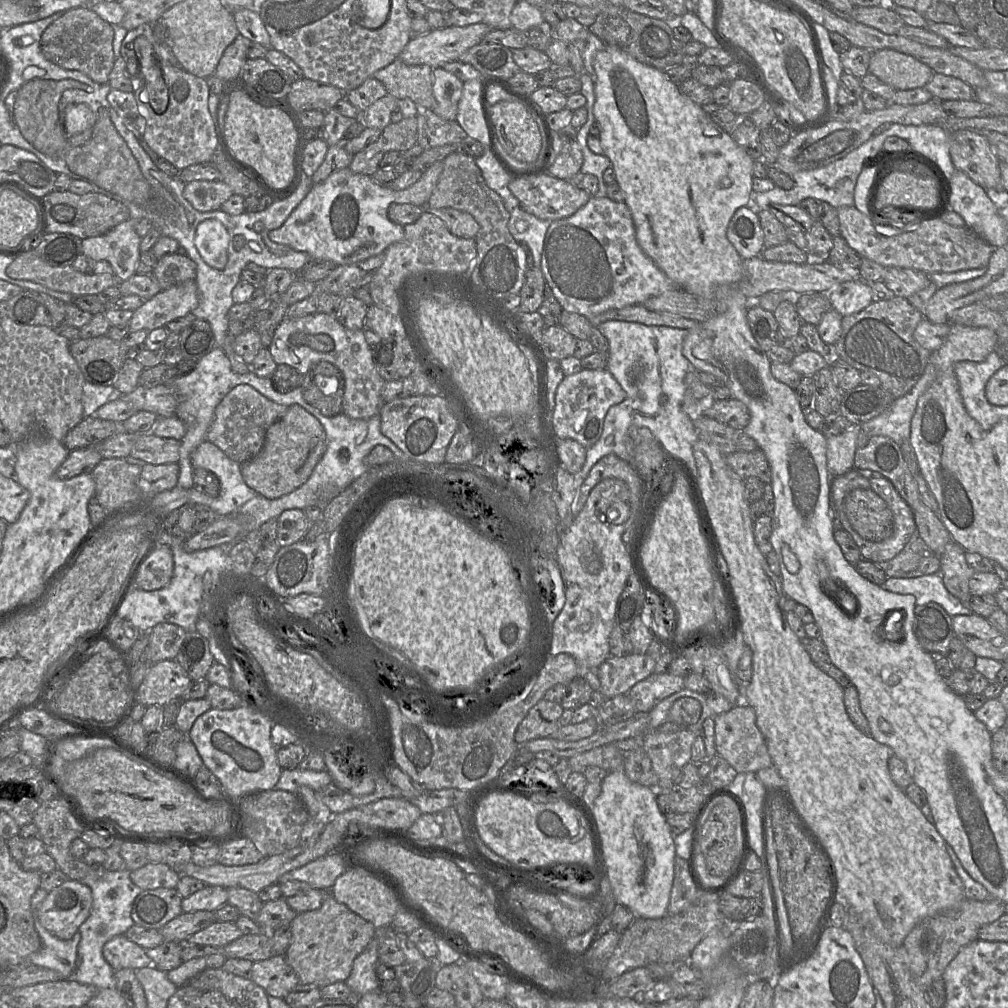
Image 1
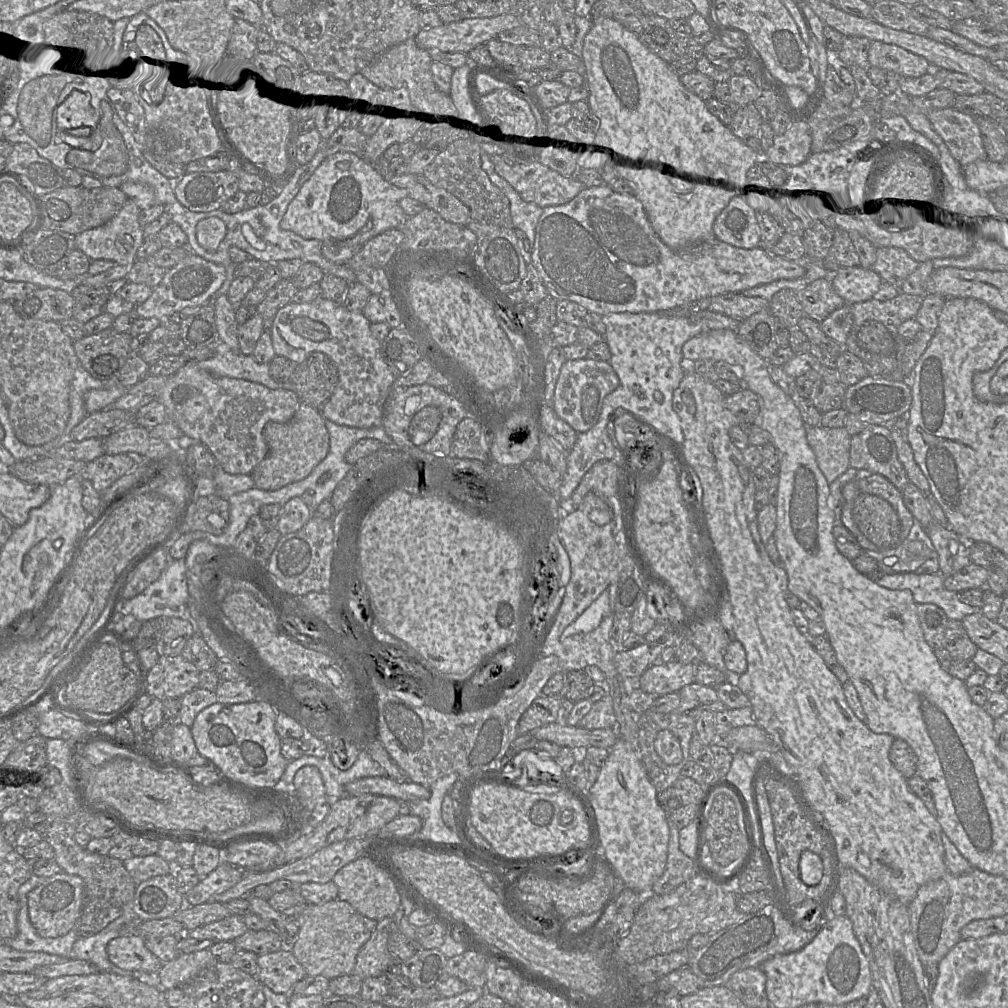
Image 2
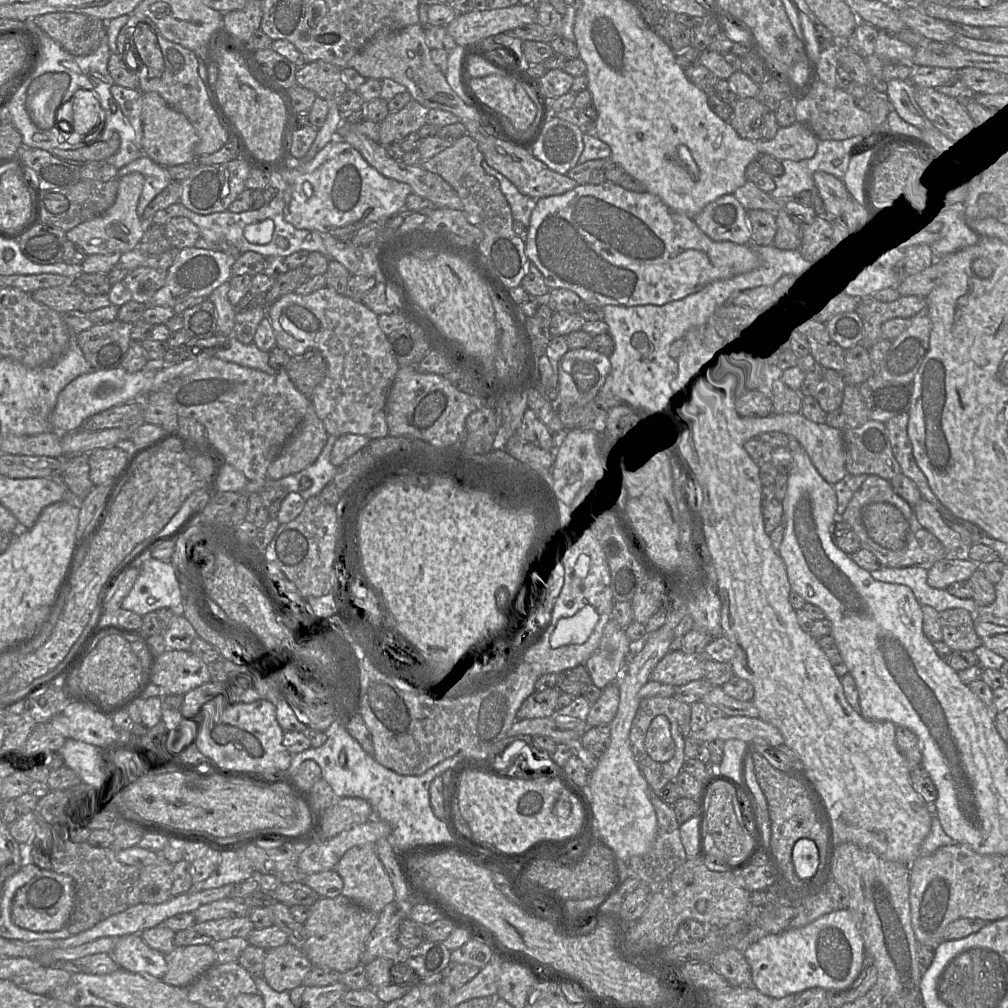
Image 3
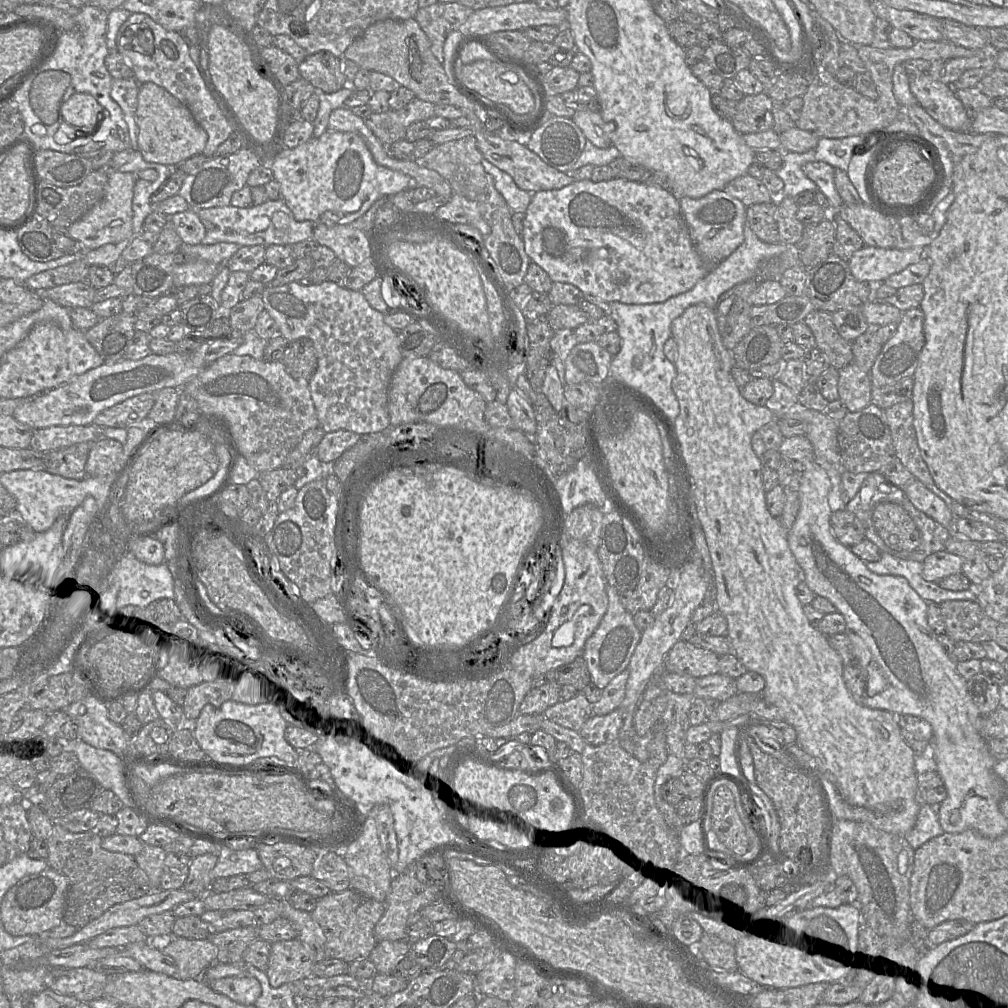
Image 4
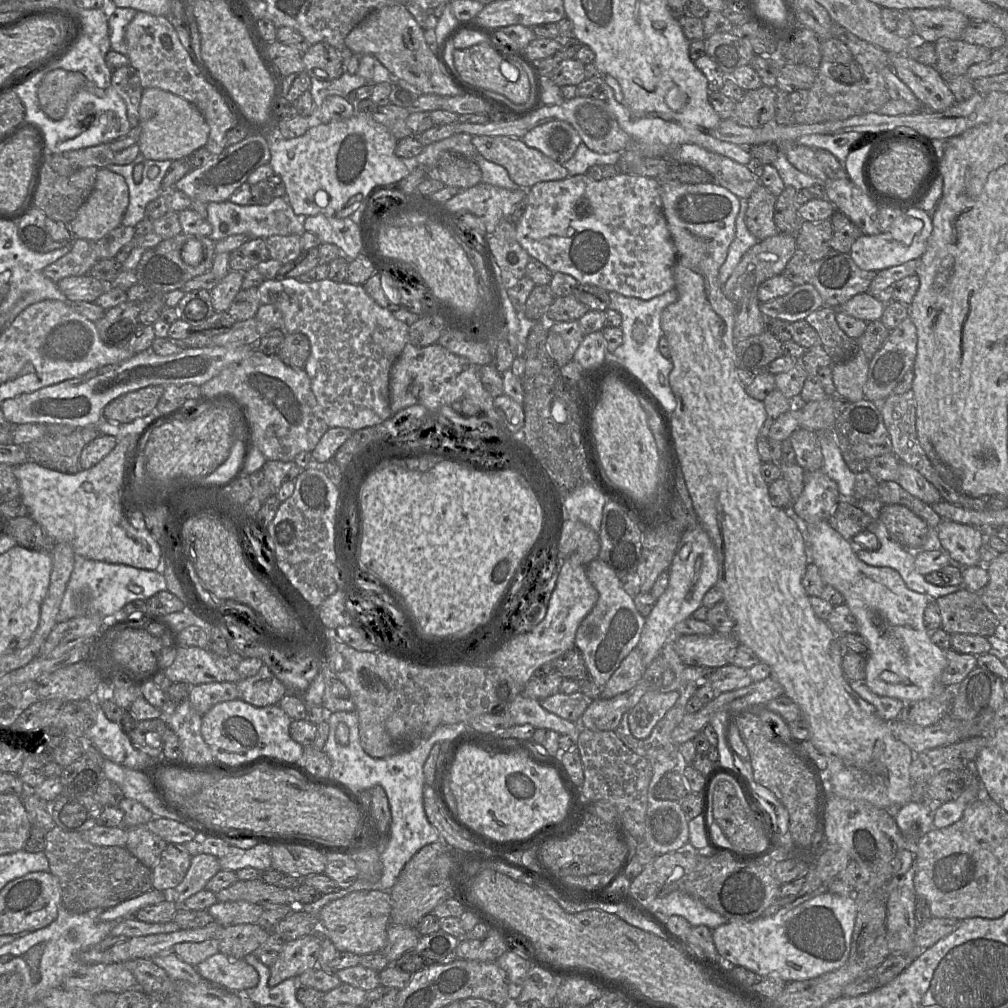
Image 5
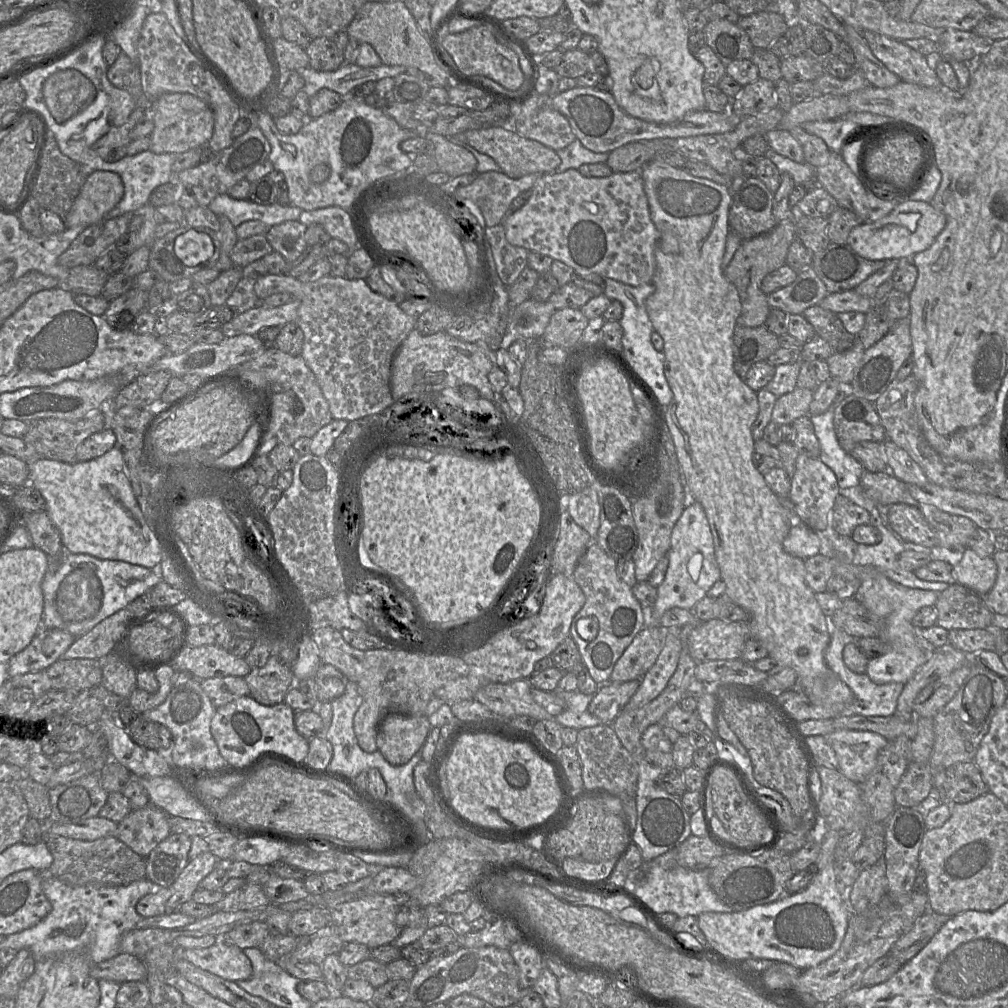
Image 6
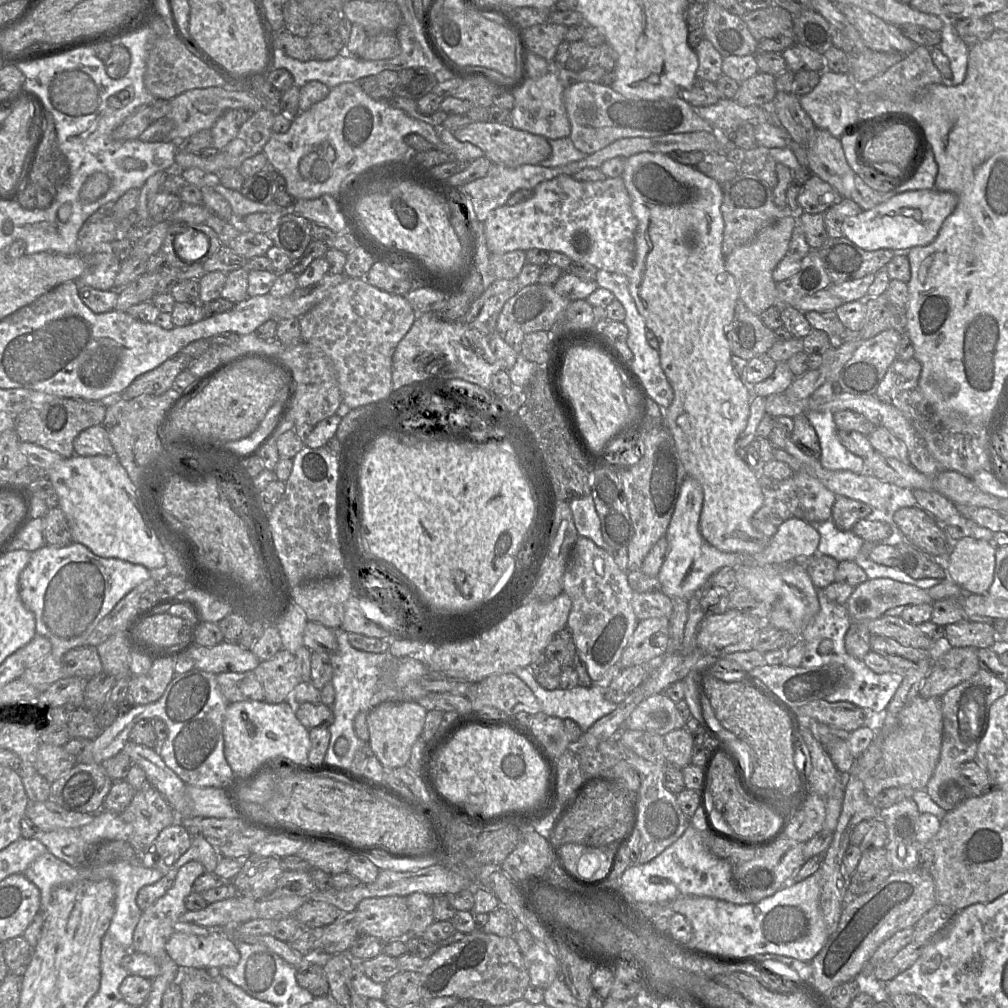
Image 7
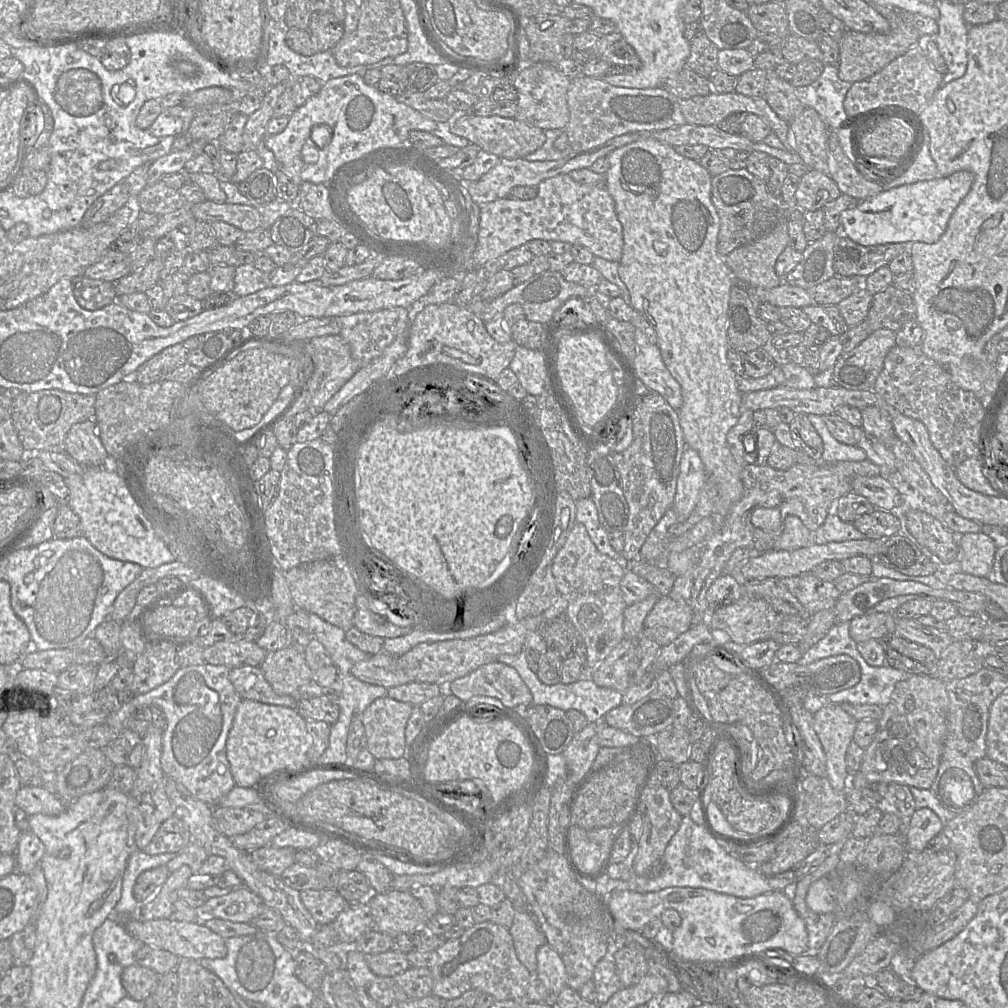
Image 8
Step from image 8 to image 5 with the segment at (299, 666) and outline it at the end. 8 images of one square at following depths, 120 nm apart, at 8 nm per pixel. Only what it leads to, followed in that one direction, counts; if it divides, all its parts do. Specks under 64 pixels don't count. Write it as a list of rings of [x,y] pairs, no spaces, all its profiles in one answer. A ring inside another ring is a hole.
[[[263,664],[254,676],[236,683],[238,699],[256,707],[275,705],[288,693],[287,687]]]

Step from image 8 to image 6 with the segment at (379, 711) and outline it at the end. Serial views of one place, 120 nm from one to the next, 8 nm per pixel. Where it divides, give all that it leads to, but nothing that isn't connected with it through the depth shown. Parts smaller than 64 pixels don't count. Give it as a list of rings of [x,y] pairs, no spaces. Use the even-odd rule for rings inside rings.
[[[389,713],[378,726],[377,750],[393,766],[406,764],[422,748],[430,730],[426,715]]]

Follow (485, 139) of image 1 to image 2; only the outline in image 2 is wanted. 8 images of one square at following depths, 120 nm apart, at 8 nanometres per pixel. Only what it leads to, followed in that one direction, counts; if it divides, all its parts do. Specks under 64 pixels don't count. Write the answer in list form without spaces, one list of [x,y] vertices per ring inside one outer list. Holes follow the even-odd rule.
[[[472,63],[454,69],[451,78],[452,97],[465,113],[465,127],[470,129],[486,129],[483,117],[477,105],[476,79],[478,69],[471,69]]]

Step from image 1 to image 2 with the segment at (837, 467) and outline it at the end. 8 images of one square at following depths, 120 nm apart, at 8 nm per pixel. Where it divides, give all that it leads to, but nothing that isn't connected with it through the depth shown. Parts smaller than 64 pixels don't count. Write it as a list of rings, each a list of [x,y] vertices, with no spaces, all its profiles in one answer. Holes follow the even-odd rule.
[[[807,426],[808,444],[815,453],[817,464],[831,484],[850,467],[851,435],[845,427]]]

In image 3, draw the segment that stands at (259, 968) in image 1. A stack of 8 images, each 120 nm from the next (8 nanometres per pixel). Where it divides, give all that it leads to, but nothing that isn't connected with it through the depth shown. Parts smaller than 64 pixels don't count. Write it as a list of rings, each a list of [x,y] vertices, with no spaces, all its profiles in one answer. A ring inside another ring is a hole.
[[[290,944],[266,950],[262,977],[275,991],[301,986],[313,966],[305,953]]]

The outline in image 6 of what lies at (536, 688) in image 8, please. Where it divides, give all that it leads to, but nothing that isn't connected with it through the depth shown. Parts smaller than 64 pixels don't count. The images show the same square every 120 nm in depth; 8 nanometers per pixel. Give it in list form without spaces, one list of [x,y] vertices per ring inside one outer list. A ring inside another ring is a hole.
[[[558,687],[551,691],[565,702],[565,709],[555,716],[555,719],[563,727],[572,727],[581,730],[586,727],[593,727],[603,724],[599,718],[589,711],[589,704],[593,695],[581,693],[579,690],[564,691]]]

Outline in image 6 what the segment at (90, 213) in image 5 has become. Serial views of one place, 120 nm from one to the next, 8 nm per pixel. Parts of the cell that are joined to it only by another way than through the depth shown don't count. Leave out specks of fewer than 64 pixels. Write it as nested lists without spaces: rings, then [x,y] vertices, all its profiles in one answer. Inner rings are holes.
[[[96,170],[86,181],[65,218],[67,228],[101,224],[124,196],[124,184],[119,174]]]

